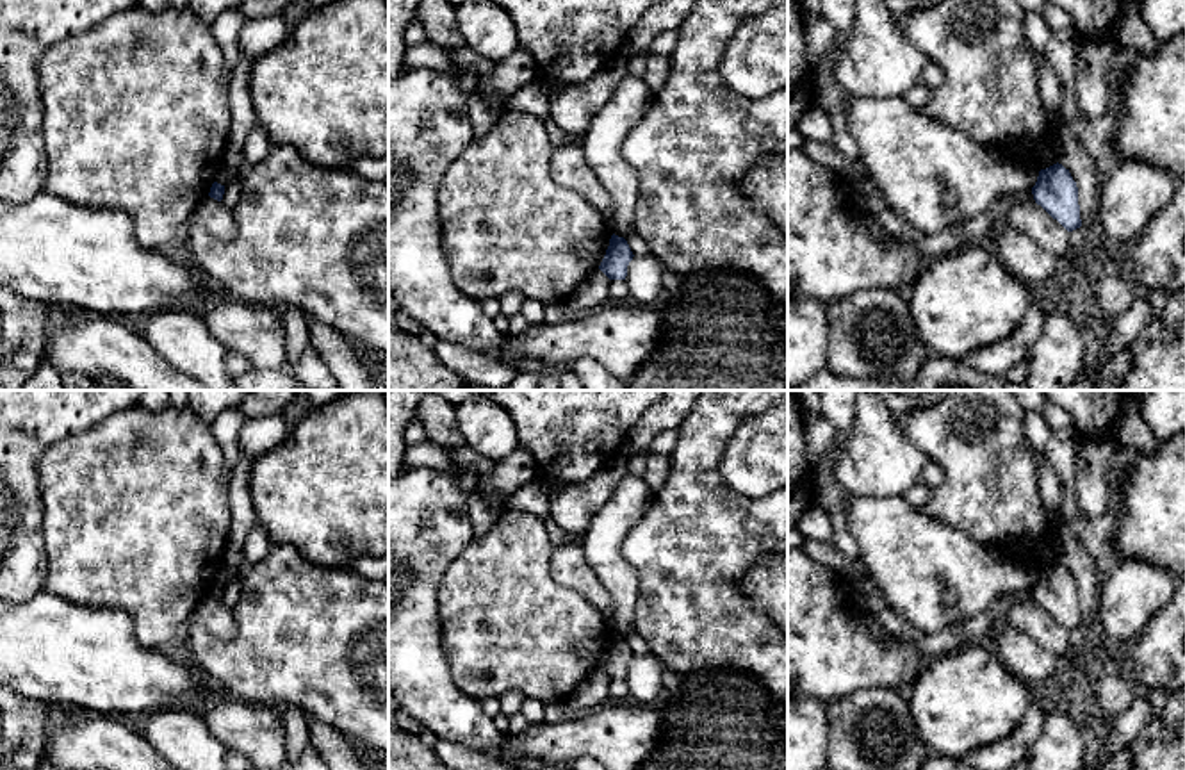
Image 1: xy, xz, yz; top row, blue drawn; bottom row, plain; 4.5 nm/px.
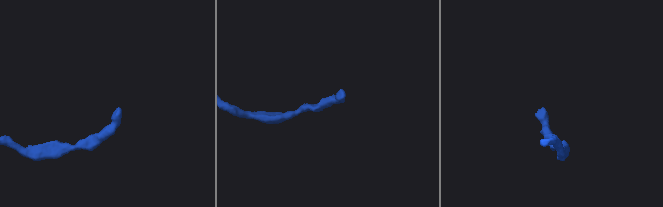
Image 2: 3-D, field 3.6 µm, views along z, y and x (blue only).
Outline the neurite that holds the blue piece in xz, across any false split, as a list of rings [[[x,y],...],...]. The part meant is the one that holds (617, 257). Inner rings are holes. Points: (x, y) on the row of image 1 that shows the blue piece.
[[[613,233],[599,269],[609,280],[625,280],[627,266],[633,260],[633,257],[634,255],[633,255],[627,241],[624,237],[618,237],[618,235]]]

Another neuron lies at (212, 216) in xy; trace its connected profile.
[[[210,196],[200,201],[192,219],[216,239],[232,241],[237,235],[233,212]]]

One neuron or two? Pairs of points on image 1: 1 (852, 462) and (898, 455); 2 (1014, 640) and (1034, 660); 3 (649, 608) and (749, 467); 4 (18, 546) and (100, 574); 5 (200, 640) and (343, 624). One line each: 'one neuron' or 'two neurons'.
1: one neuron
2: one neuron
3: two neurons
4: two neurons
5: one neuron

